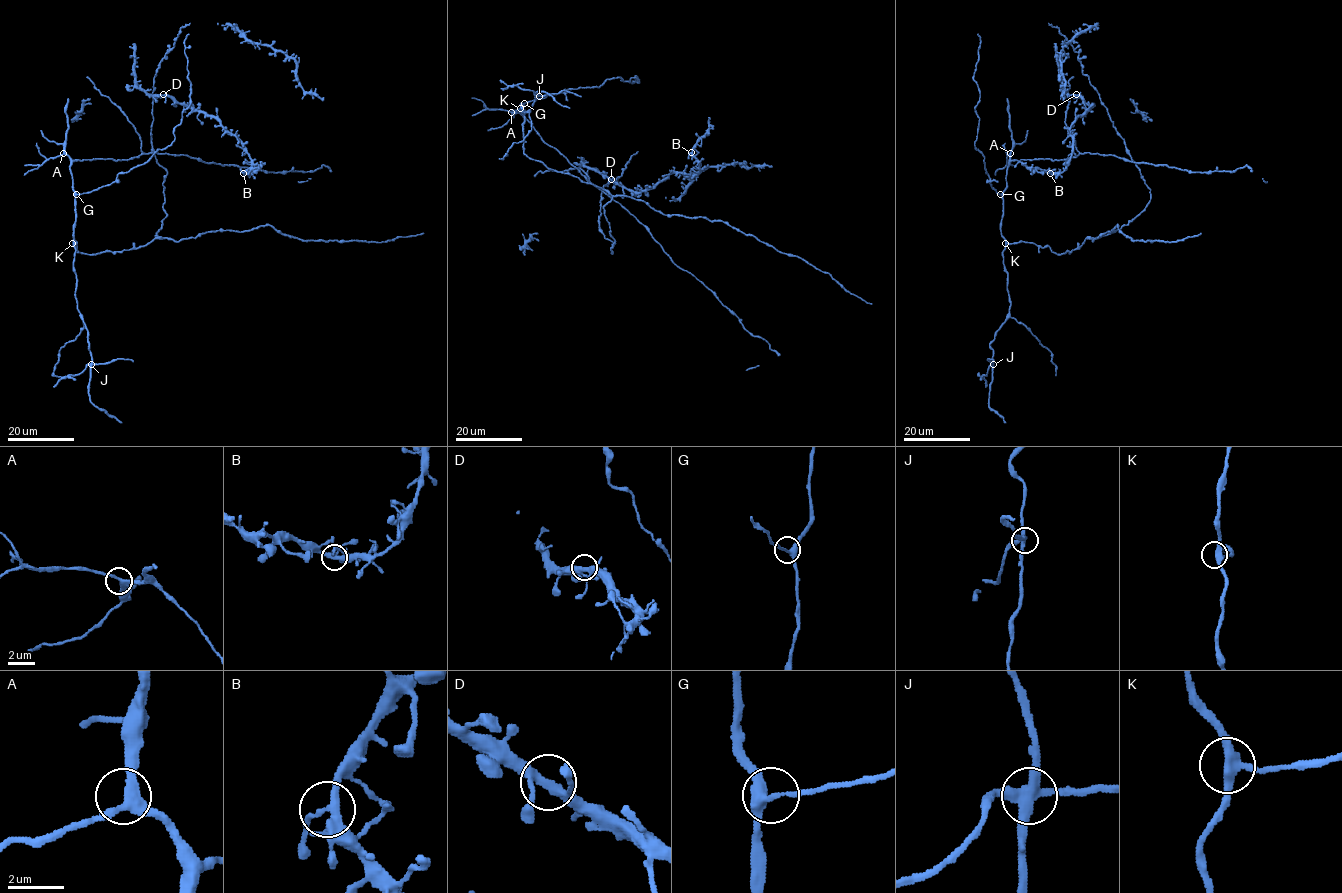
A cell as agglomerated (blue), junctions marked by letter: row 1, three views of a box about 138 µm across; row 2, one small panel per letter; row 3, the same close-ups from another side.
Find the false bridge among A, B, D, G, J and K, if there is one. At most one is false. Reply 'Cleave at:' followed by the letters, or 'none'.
Cleave at: J

